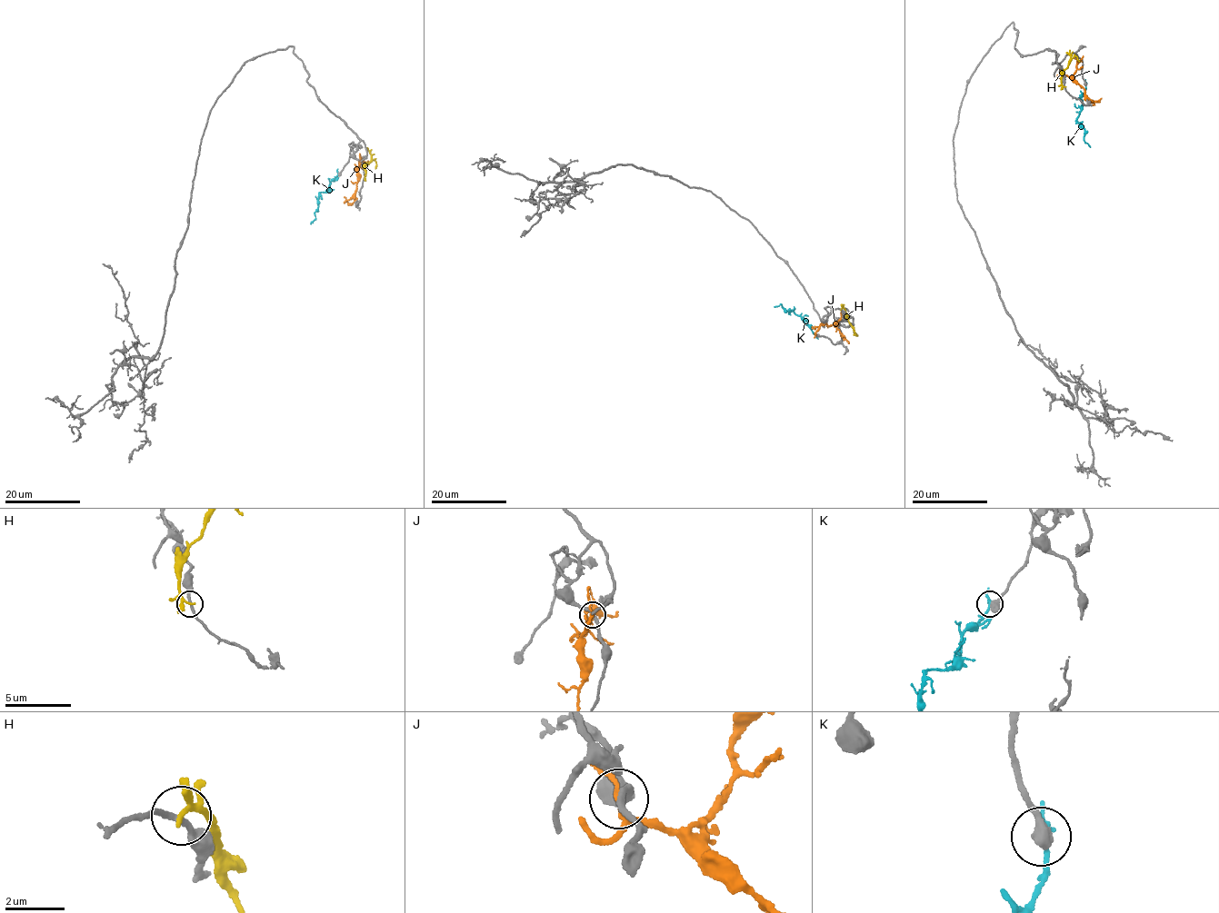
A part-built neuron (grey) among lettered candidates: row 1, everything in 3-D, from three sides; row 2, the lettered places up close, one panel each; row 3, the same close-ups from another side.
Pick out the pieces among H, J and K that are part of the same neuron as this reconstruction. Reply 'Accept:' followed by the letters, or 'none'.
Accept: none

